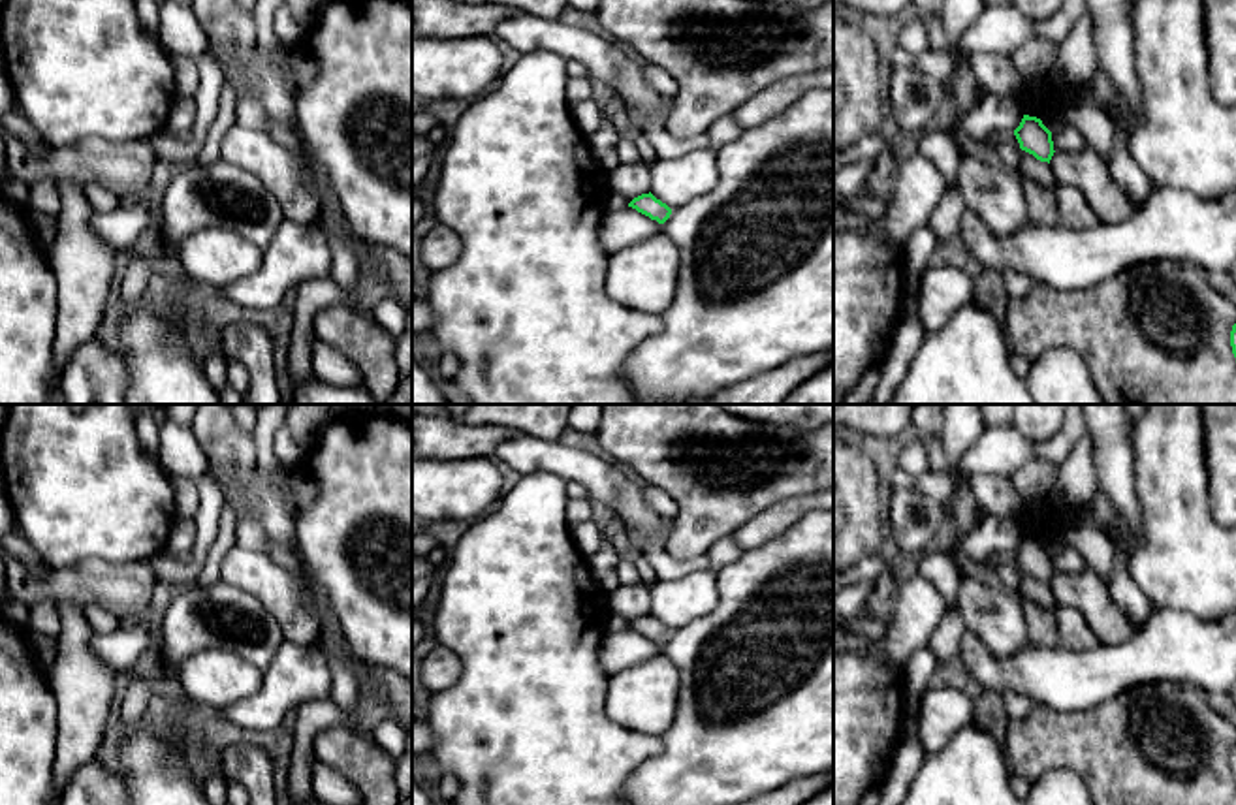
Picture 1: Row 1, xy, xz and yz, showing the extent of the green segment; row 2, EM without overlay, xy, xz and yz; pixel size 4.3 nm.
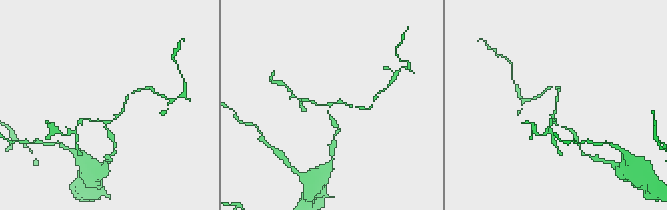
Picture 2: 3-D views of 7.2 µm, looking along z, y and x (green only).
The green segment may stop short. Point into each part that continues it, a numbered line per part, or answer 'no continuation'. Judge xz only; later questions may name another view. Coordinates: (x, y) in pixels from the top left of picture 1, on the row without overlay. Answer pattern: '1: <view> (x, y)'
no continuation

